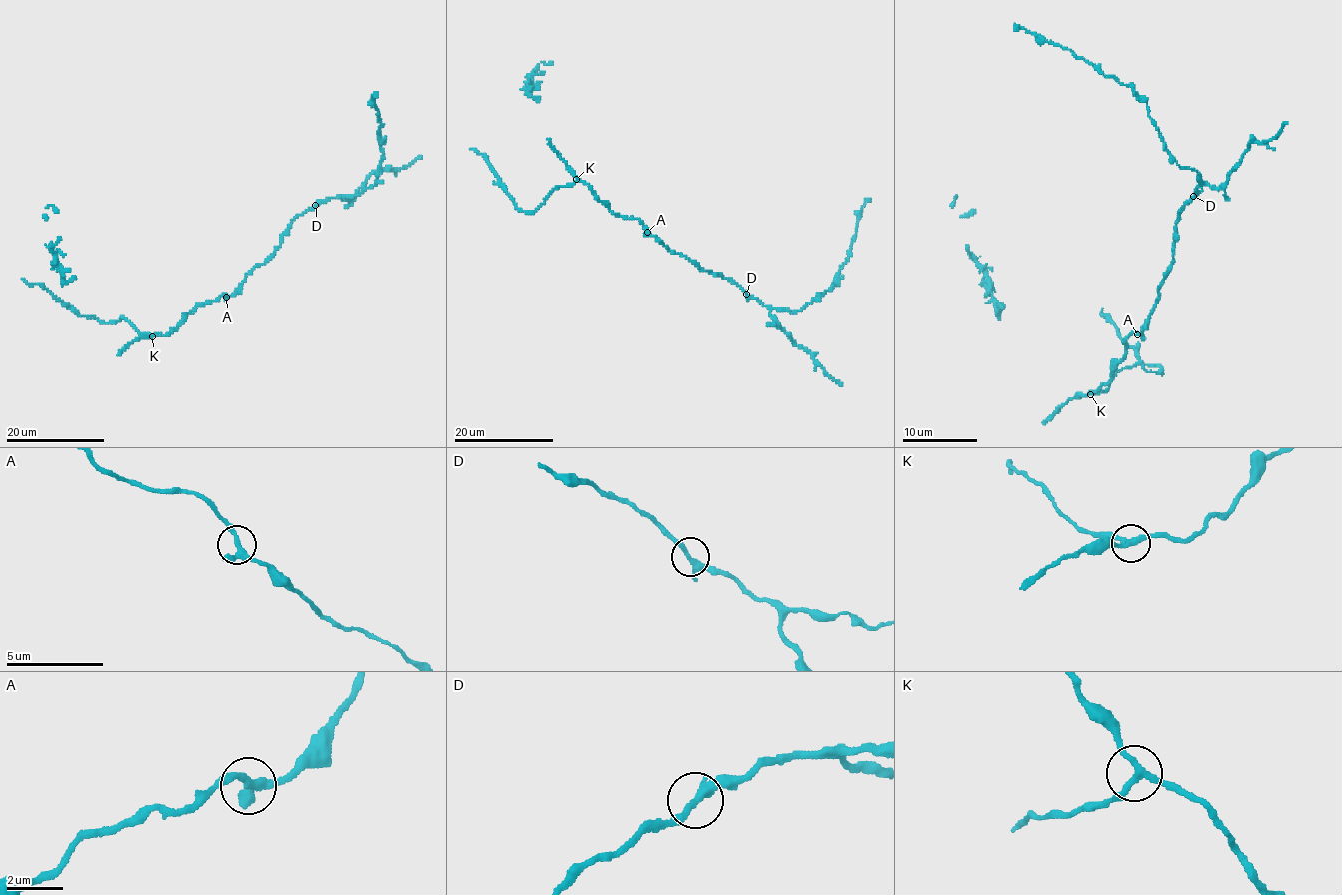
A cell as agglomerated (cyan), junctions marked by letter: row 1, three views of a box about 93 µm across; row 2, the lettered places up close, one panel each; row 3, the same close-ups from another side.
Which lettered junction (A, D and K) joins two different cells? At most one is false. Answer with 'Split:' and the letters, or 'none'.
Split: D

